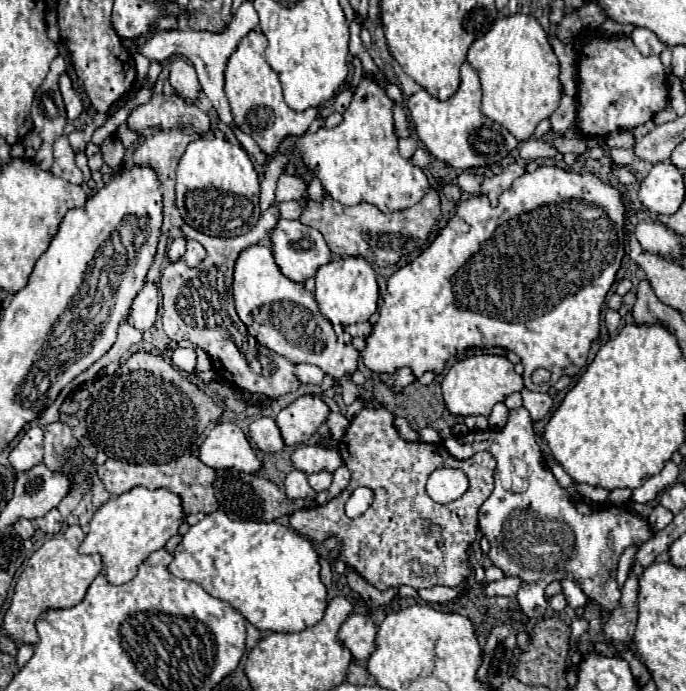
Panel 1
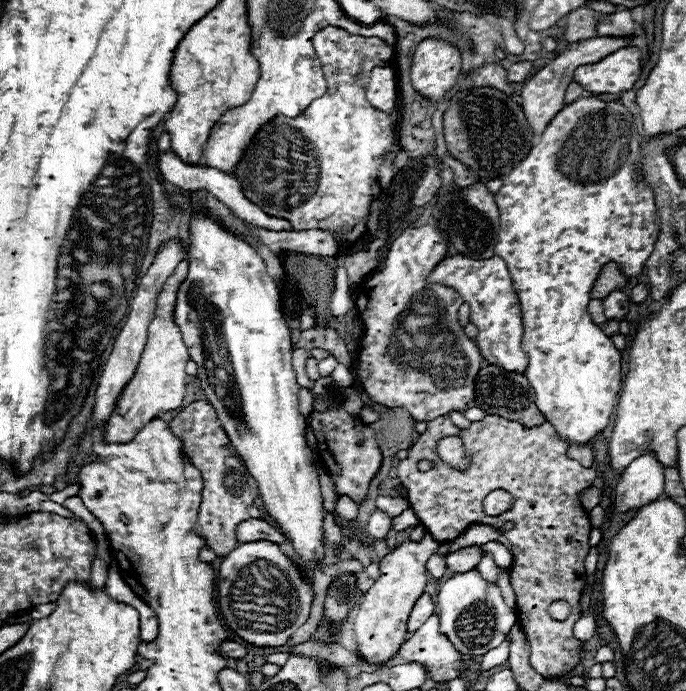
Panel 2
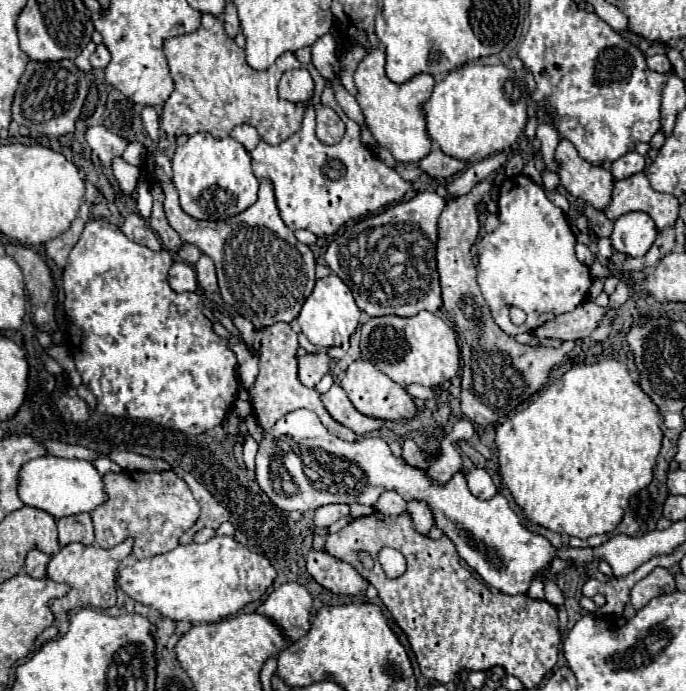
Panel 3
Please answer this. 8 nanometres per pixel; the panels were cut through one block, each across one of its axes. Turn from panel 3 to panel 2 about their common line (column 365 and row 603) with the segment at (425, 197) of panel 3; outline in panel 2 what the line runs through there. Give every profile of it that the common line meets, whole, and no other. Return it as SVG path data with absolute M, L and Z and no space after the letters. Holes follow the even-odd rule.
M270 540L240 544L224 556L218 568L216 588L218 606L226 624L240 638L256 646L284 646L308 620L314 600L314 586L300 576L292 560Z

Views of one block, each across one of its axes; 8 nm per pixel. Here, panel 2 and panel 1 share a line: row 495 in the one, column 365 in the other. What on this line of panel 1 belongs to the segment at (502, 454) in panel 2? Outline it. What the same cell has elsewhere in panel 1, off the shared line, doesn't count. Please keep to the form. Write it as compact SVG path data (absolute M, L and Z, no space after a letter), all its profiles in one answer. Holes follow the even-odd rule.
M362 408L350 422L350 428L346 430L342 442L338 444L338 450L340 450L344 464L348 466L348 470L352 474L348 488L322 506L296 510L294 514L290 514L290 526L298 534L302 534L314 542L322 542L328 534L336 534L340 540L342 562L352 564L352 568L378 590L386 590L390 586L402 586L402 584L412 586L416 590L430 588L430 586L462 586L466 582L466 578L470 576L470 568L472 568L472 564L468 560L468 548L478 540L478 518L476 518L478 506L482 506L482 502L494 490L494 478L492 478L494 468L496 468L494 456L490 452L478 452L476 456L472 456L468 460L456 460L448 454L448 466L462 468L466 472L466 476L470 480L470 490L462 498L458 498L450 504L438 504L426 494L426 480L436 468L446 466L444 444L402 440L394 426L394 416L390 410ZM358 486L370 488L374 492L374 500L362 516L350 520L344 514L344 502L350 498L350 494Z

